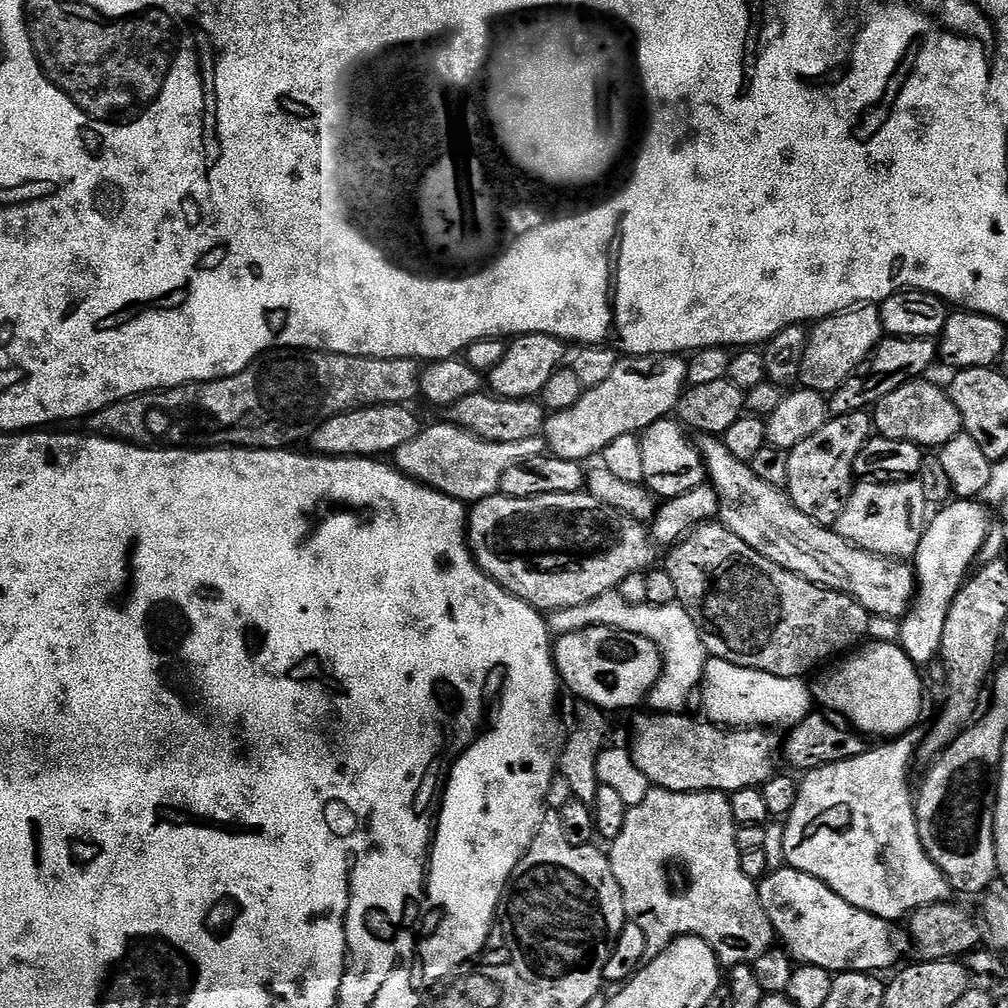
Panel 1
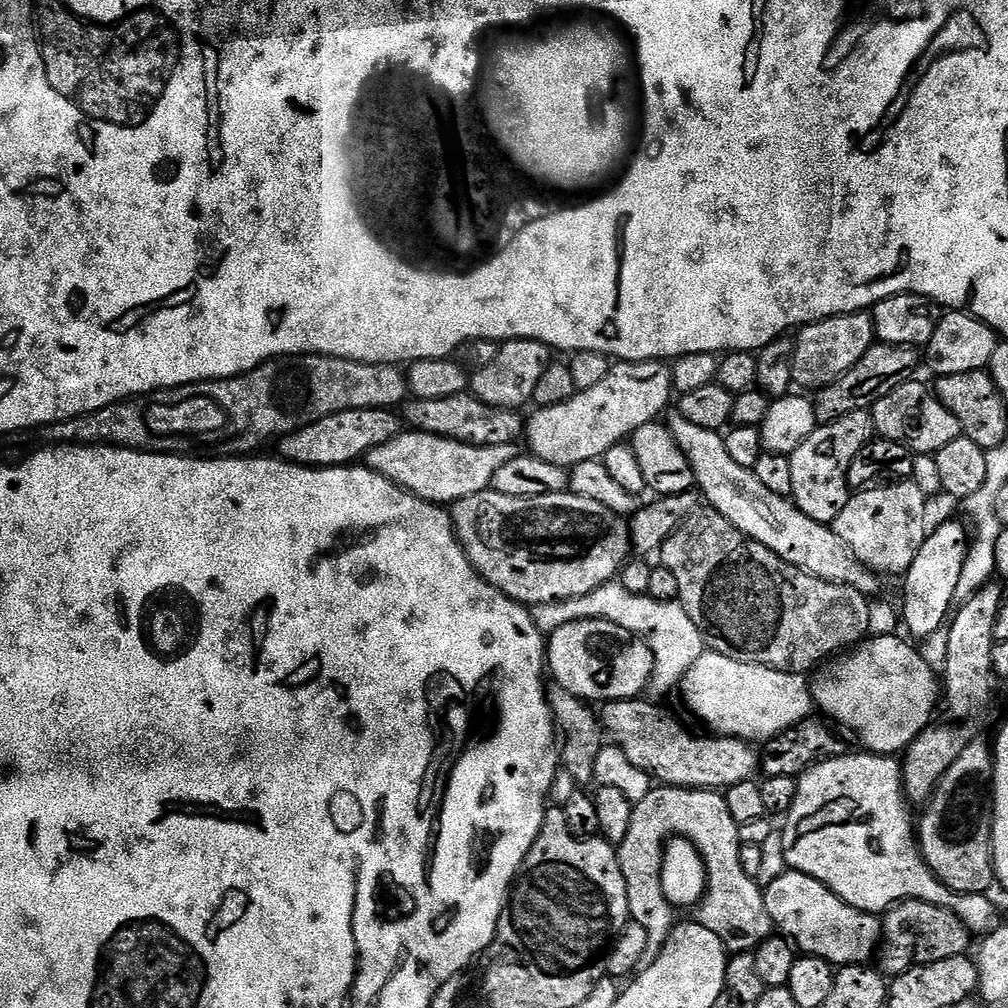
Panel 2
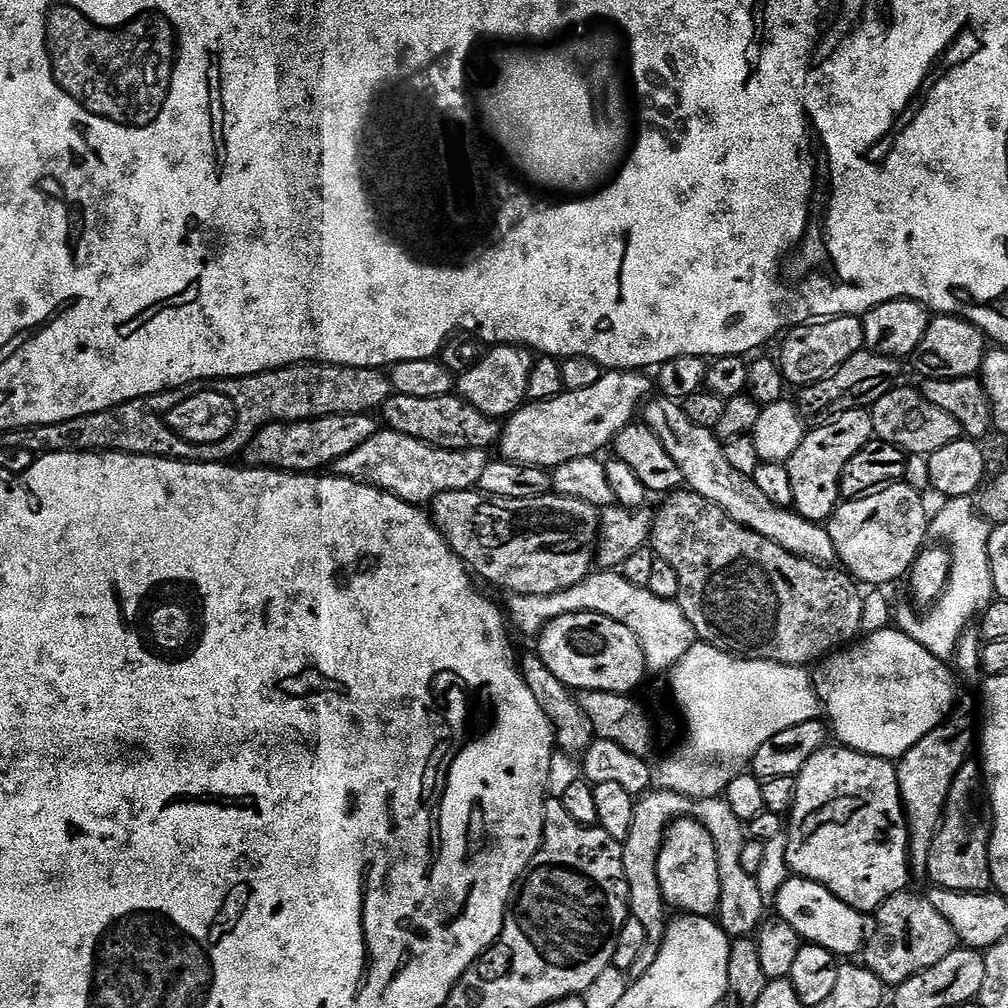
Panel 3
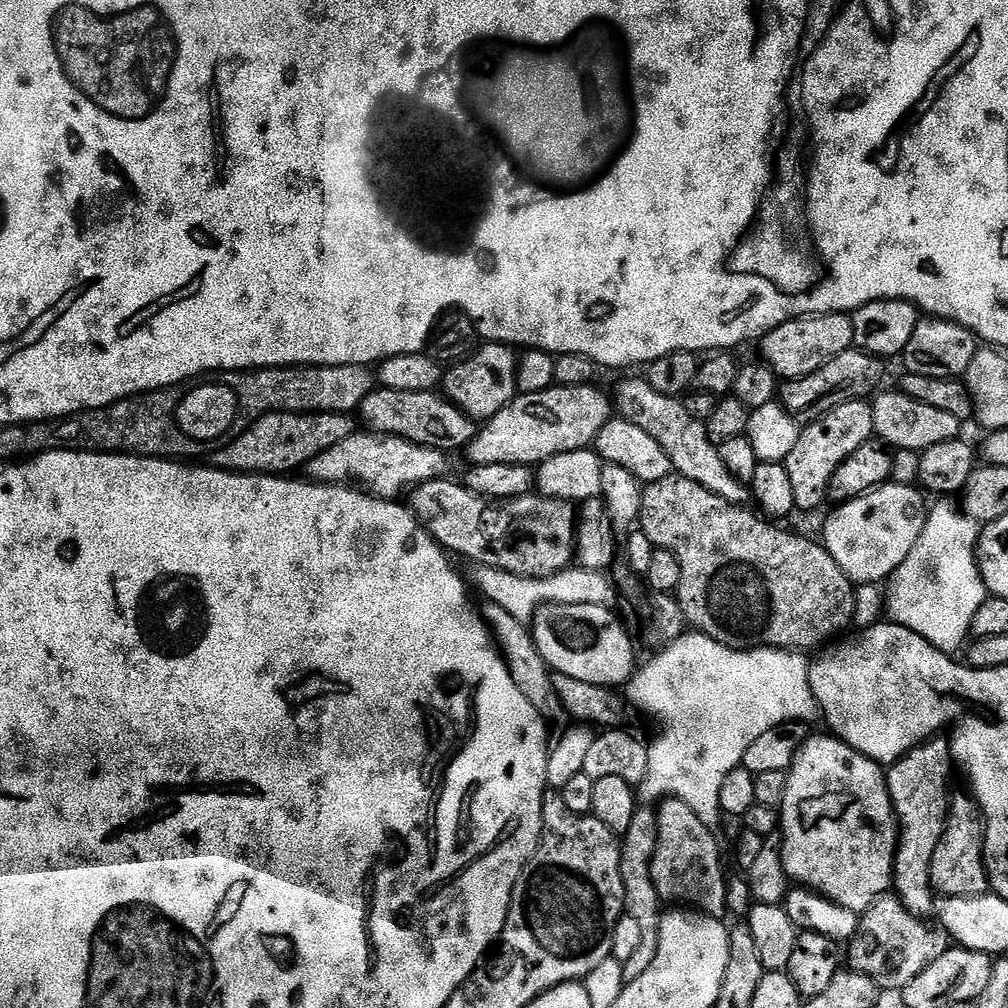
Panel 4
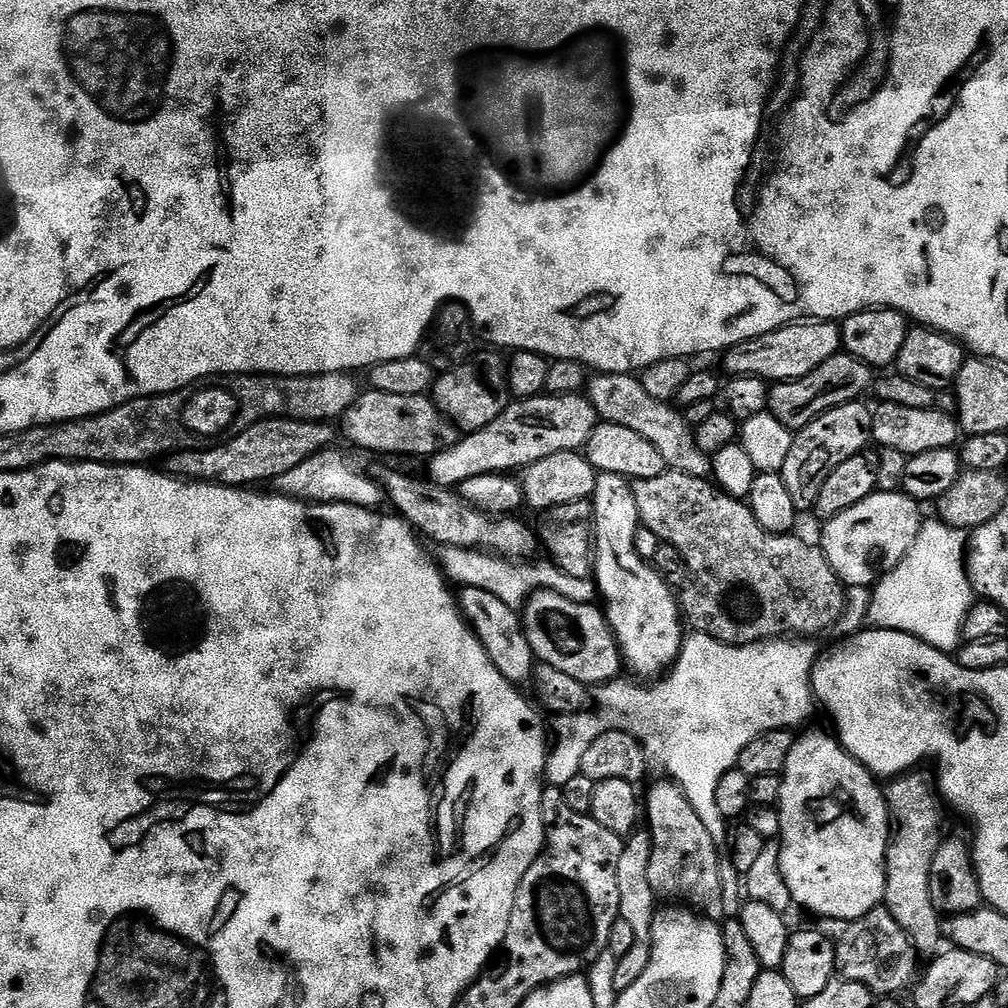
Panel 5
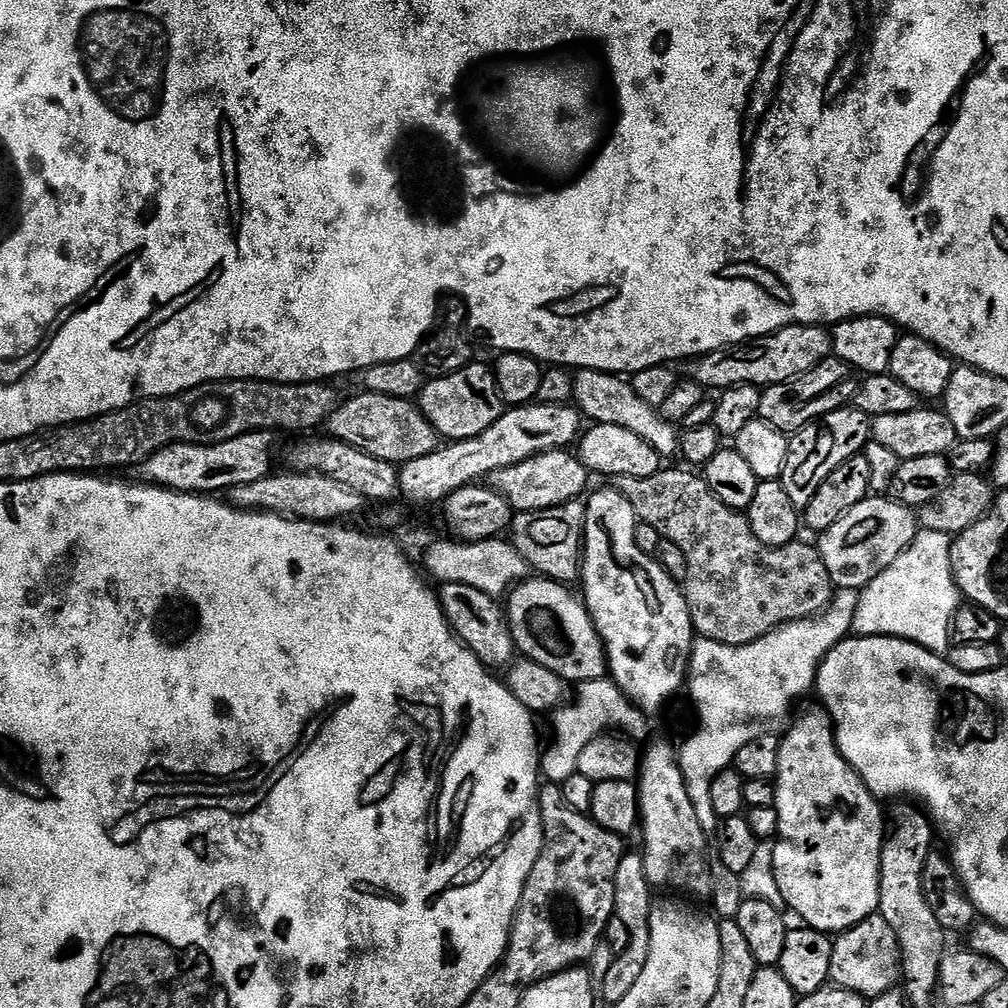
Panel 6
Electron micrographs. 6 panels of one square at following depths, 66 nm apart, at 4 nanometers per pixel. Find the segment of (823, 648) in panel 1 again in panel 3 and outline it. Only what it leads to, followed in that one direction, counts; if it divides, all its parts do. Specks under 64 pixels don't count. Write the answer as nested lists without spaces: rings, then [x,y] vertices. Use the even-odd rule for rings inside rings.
[[[676,490],[665,500],[668,501],[660,509],[657,507],[654,512],[650,547],[659,559],[670,562],[670,566],[674,566],[674,570],[678,570],[678,586],[680,587],[678,603],[682,613],[686,614],[686,618],[690,620],[697,637],[703,643],[713,644],[718,650],[728,652],[734,657],[745,660],[773,660],[779,664],[812,666],[815,660],[821,659],[820,661],[823,661],[829,654],[851,645],[861,635],[862,629],[866,624],[864,619],[866,596],[862,591],[861,585],[847,571],[841,570],[836,566],[816,564],[813,560],[807,560],[805,556],[795,556],[786,550],[782,550],[782,546],[778,546],[778,542],[770,542],[770,538],[762,538],[762,534],[758,534],[754,530],[734,522],[734,518],[730,518],[730,514],[726,514],[726,510],[722,510],[714,502],[702,498],[697,492]]]

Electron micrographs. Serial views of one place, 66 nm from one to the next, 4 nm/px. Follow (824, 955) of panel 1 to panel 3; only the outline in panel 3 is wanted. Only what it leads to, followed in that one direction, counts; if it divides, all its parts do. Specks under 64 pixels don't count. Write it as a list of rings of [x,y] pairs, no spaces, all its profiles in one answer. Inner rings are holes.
[[[789,878],[774,899],[775,915],[799,934],[801,941],[830,950],[837,958],[852,958],[861,951],[866,939],[865,913],[842,902],[826,885],[803,878]]]

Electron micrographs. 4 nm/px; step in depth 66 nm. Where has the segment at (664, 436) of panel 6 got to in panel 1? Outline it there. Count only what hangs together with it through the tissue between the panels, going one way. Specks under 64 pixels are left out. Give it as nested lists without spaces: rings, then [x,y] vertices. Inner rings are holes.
[[[700,436],[698,447],[707,479],[720,499],[719,523],[738,534],[746,546],[812,584],[853,596],[873,616],[903,618],[908,615],[916,594],[916,574],[911,563],[876,556],[851,544],[831,527],[814,522],[794,506],[785,489],[762,482],[762,478],[754,474],[751,463],[734,458],[721,437]]]

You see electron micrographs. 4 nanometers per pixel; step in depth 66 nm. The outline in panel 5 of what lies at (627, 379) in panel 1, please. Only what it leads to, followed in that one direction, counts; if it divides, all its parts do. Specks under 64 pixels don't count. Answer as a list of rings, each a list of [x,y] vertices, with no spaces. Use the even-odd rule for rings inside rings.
[[[541,394],[528,400],[516,400],[509,403],[504,413],[490,422],[490,426],[461,435],[457,444],[431,457],[427,461],[426,476],[433,484],[455,489],[466,482],[466,478],[478,478],[491,472],[512,474],[515,473],[515,468],[526,469],[542,458],[550,458],[550,454],[581,451],[587,445],[597,423],[596,407],[584,394]]]

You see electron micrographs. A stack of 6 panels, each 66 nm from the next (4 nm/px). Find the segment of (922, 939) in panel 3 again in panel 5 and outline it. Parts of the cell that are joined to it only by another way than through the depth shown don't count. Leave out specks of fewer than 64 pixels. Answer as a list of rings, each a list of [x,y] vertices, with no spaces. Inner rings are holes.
[[[883,906],[870,910],[862,918],[851,921],[836,940],[836,970],[843,979],[862,982],[880,998],[892,998],[917,979],[918,953],[908,932],[894,920]]]

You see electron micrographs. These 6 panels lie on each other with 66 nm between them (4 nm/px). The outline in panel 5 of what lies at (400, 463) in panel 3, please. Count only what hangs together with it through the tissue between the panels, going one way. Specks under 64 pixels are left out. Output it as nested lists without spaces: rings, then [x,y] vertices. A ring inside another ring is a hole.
[[[335,447],[325,448],[323,452],[306,458],[306,462],[298,462],[294,470],[286,470],[274,482],[274,488],[281,496],[293,496],[295,500],[306,500],[310,504],[353,504],[359,508],[373,510],[385,503],[384,489],[379,479],[359,472]]]

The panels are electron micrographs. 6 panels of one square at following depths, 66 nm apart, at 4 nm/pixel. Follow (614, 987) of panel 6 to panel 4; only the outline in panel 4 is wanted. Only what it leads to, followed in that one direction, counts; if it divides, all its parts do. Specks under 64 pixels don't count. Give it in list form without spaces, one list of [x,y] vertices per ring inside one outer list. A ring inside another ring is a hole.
[[[637,807],[634,822],[630,822],[630,830],[622,837],[620,846],[620,869],[622,870],[622,886],[624,887],[624,907],[626,915],[638,922],[642,930],[642,942],[636,947],[630,959],[623,961],[625,981],[637,980],[650,970],[650,962],[654,962],[654,954],[658,950],[658,930],[662,915],[662,901],[656,893],[652,881],[652,855],[656,849],[656,814],[650,807]]]

